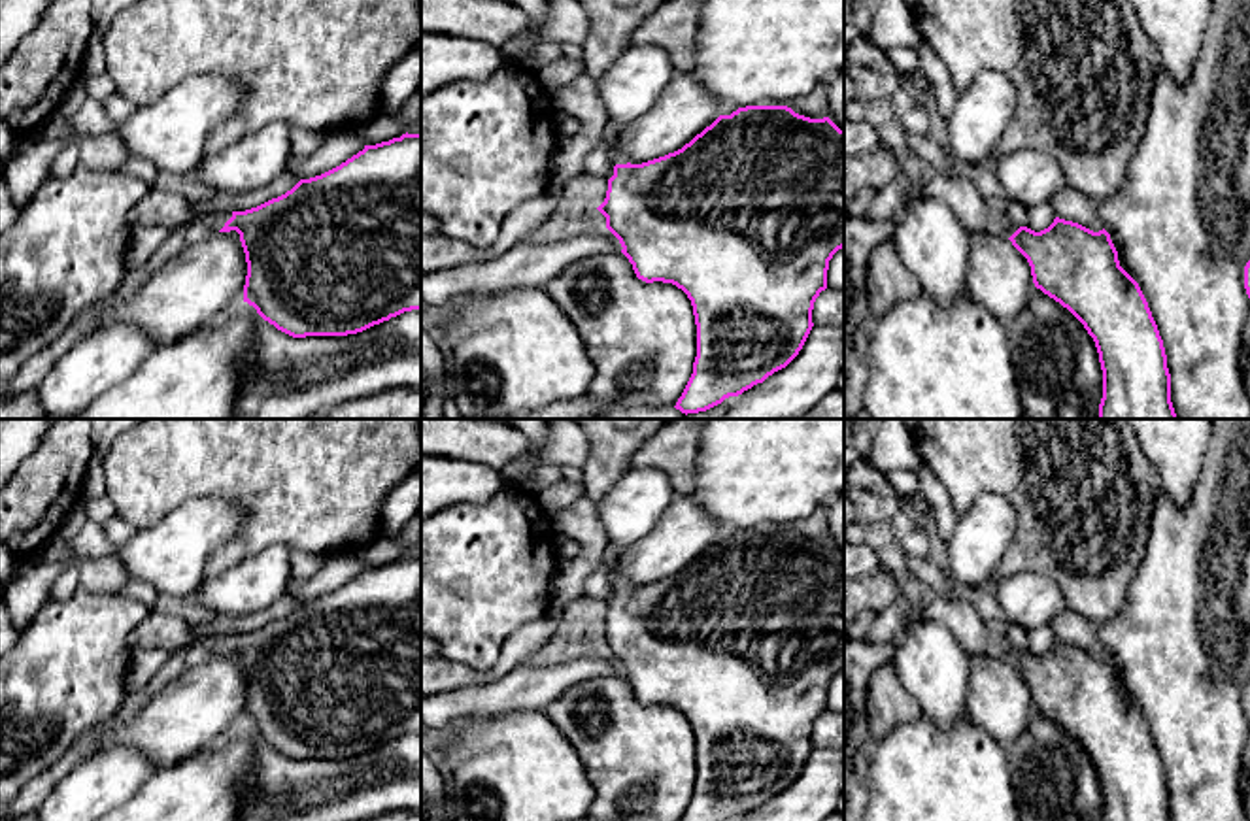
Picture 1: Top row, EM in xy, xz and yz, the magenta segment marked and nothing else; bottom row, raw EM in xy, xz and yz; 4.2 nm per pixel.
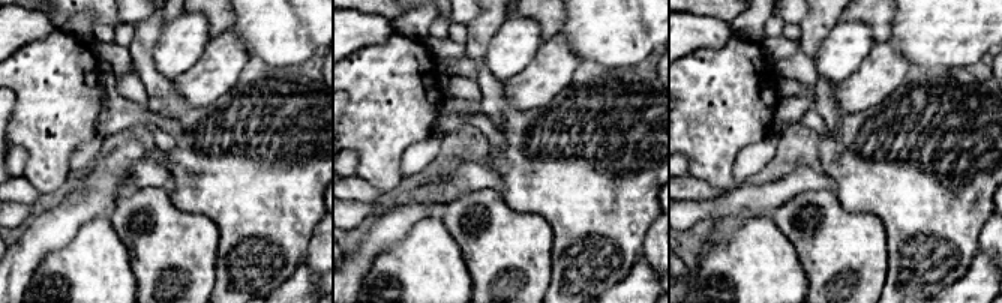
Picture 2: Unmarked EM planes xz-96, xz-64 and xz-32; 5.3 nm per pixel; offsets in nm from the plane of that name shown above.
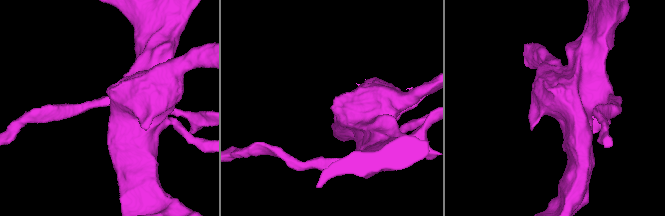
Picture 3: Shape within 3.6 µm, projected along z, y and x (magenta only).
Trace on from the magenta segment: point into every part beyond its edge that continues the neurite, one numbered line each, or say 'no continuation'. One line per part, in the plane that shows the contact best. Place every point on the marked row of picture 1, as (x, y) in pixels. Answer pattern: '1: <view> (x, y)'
1: xy (204, 225)

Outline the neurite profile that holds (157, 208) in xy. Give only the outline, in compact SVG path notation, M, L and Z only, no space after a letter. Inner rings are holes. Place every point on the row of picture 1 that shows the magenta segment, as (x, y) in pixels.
M149 189L145 196L132 206L128 221L134 228L166 226L174 230L187 226L198 215L200 213L194 213L183 196Z

